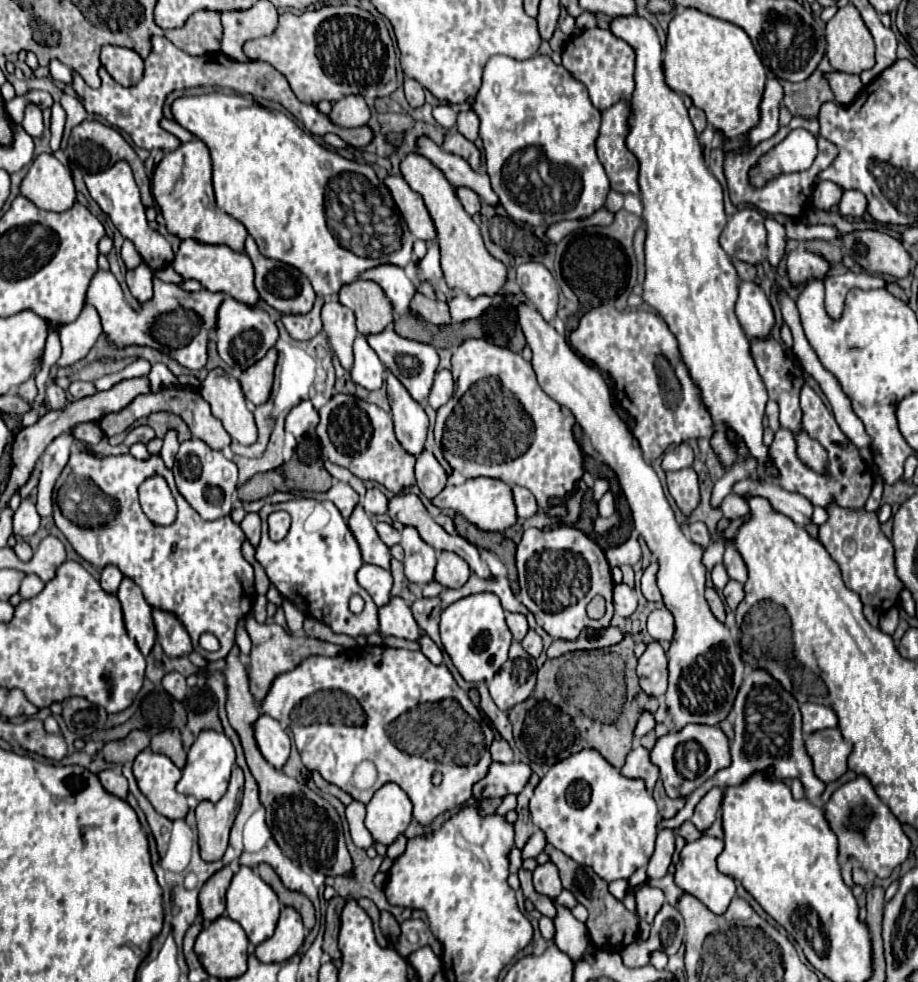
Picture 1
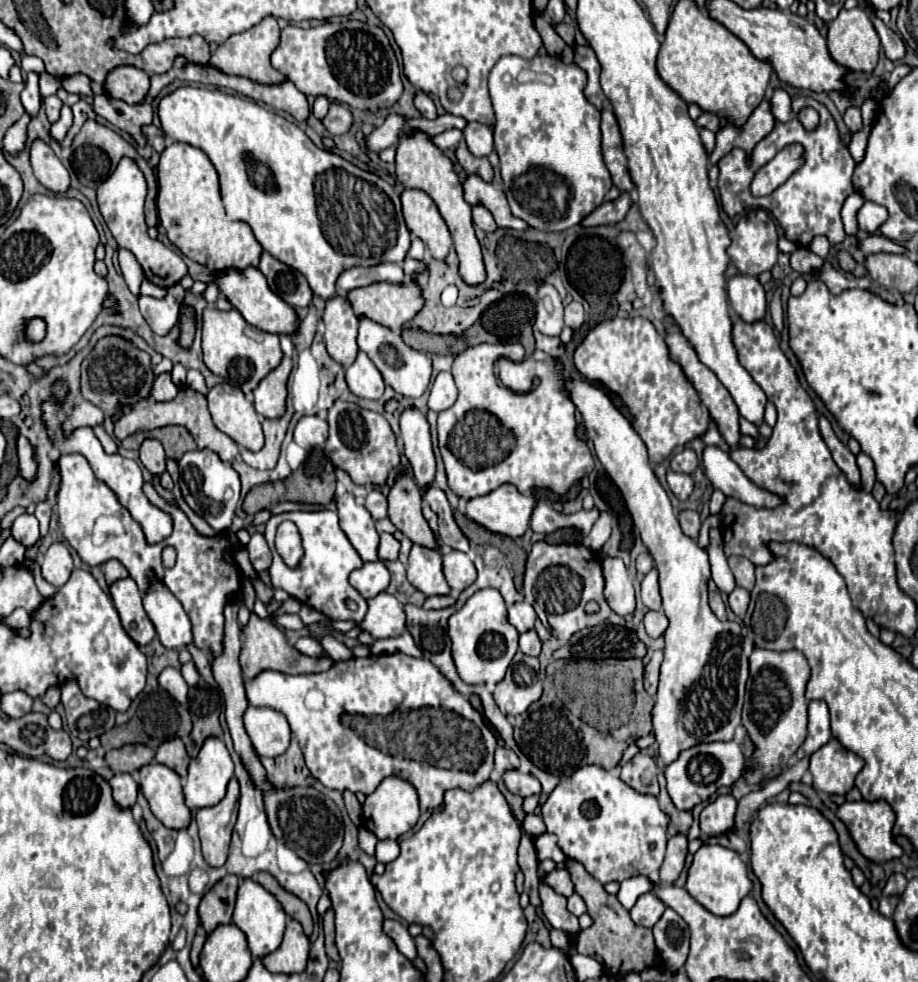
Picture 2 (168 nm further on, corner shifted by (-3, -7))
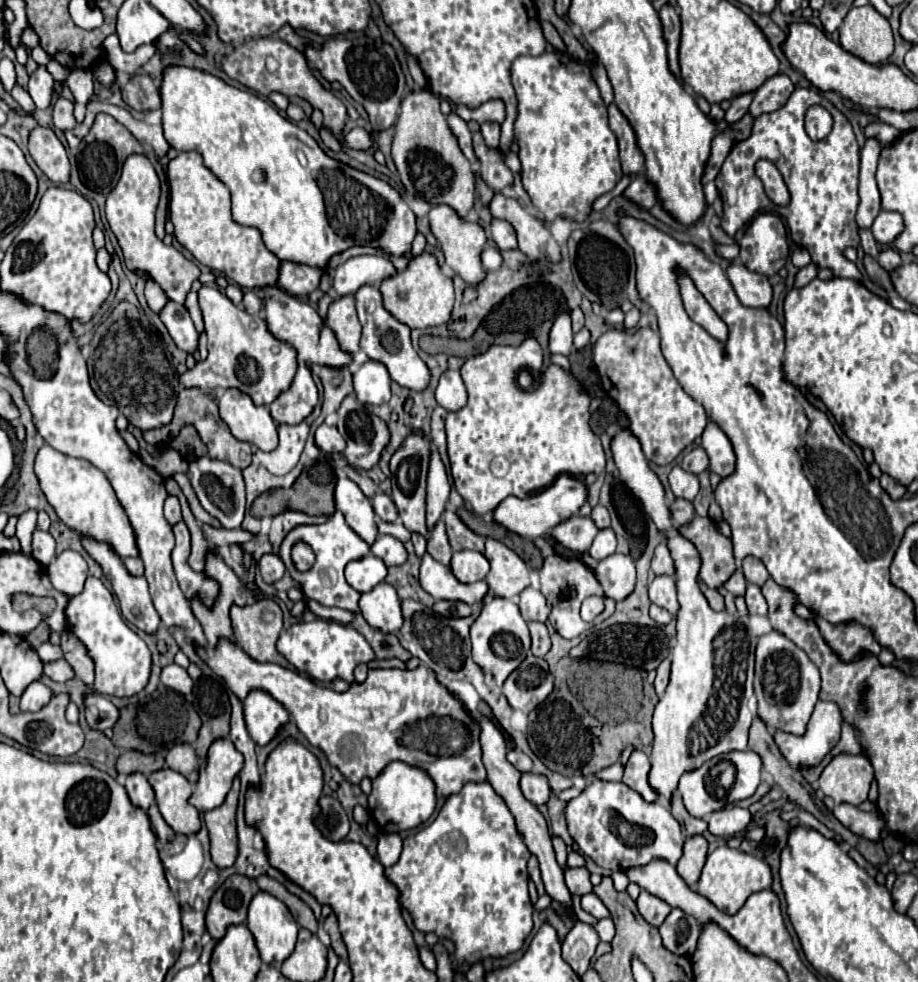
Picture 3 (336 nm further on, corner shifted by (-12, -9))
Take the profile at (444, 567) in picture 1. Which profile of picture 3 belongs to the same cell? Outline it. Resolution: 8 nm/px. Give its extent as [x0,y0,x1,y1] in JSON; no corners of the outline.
[450,551,490,583]

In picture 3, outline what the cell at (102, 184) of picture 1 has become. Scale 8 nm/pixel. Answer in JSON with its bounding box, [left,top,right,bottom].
[106,155,200,303]

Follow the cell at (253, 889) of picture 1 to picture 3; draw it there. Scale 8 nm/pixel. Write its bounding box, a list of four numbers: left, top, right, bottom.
[246,891,298,965]

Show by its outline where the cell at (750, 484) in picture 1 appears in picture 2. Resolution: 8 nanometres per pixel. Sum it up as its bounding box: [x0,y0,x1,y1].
[703,445,781,509]

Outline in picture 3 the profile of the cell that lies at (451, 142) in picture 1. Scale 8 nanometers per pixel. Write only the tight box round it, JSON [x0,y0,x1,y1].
[472,133,512,191]

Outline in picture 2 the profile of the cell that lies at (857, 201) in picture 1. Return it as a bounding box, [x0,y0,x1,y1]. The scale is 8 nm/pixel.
[857,201,889,235]

